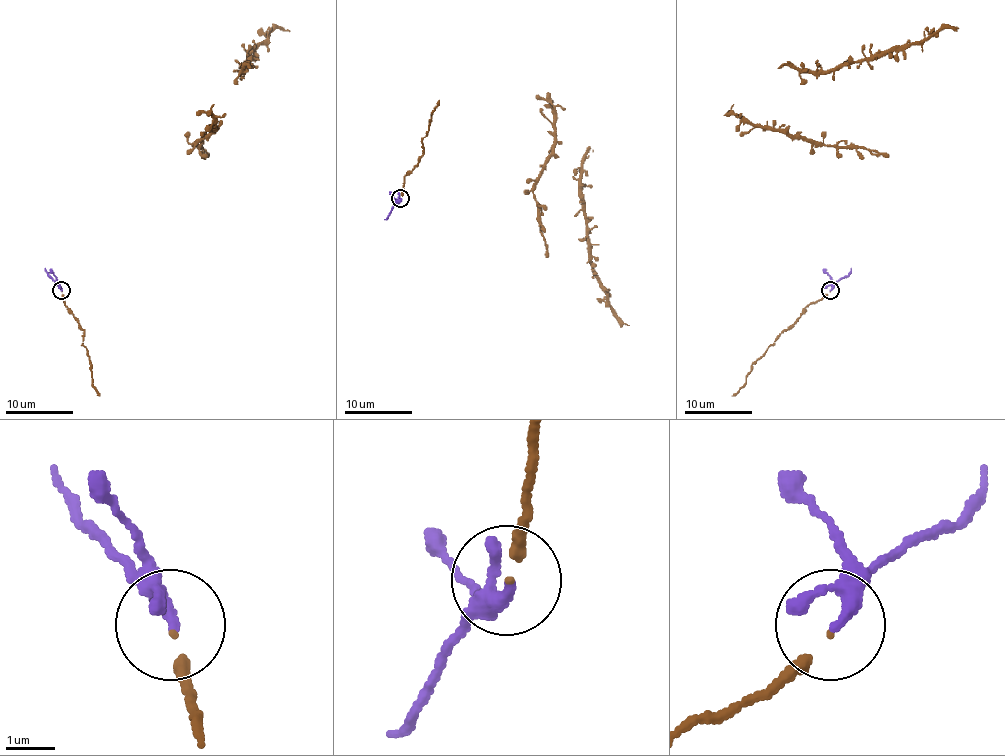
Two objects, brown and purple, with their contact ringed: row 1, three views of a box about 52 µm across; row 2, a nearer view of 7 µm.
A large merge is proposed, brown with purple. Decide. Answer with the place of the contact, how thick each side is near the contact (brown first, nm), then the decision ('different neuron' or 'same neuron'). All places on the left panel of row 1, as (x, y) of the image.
place (61, 290); calibres 100 and 200 nm; same neuron

